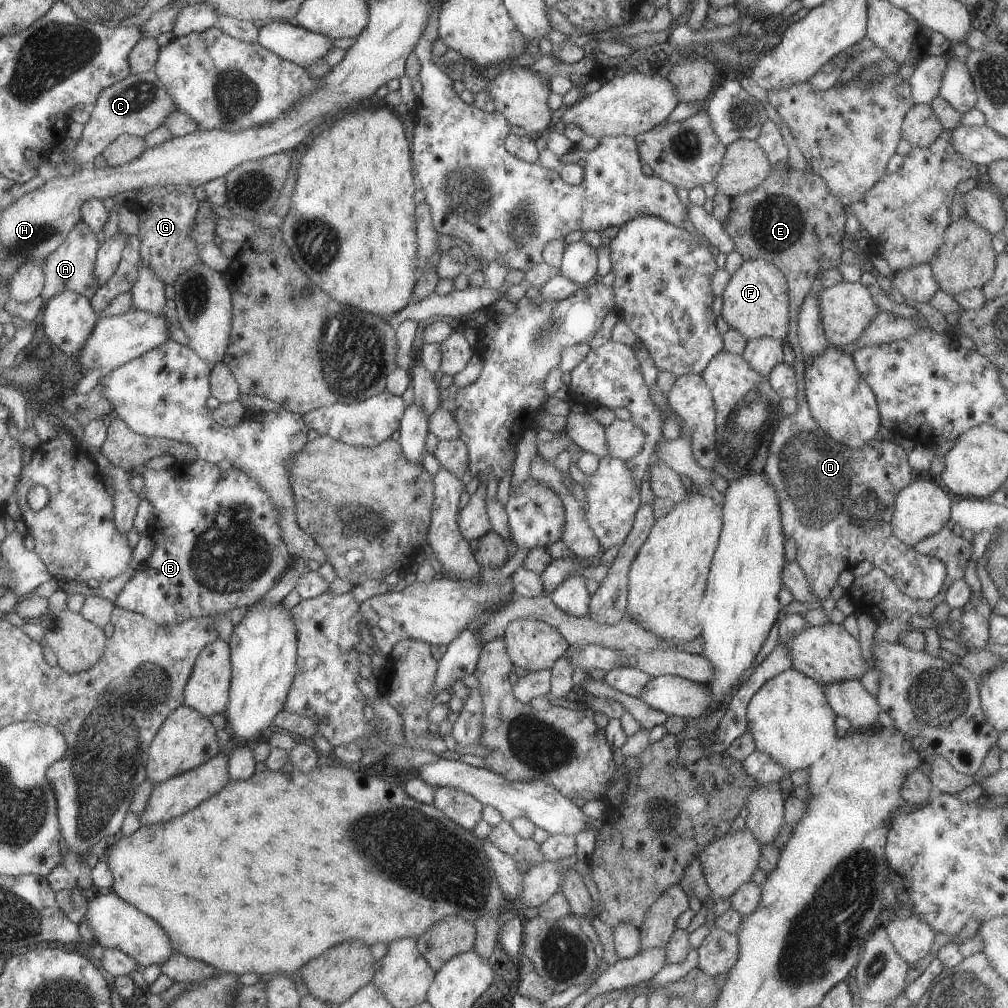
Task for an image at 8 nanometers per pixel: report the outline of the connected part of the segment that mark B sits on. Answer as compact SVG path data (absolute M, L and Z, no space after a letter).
M199 458L190 463L177 462L169 468L153 470L141 468L143 478L142 493L145 494L152 509L152 521L149 525L147 534L154 542L154 549L140 568L137 568L133 578L127 580L123 588L119 591L114 600L115 607L121 607L134 613L139 613L154 622L156 625L179 624L181 621L195 618L217 615L218 613L228 613L233 608L244 610L246 607L257 603L262 596L283 576L288 566L291 564L291 556L288 553L286 544L282 539L281 527L278 521L278 512L274 502L268 497L264 488L260 484L249 478L242 470L231 467L229 470L219 470L214 464L209 464Z

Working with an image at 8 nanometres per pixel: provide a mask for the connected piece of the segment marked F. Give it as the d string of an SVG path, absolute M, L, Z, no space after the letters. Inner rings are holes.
M763 259L743 261L730 275L721 295L722 318L729 328L738 330L747 341L759 337L771 337L781 342L785 340L787 322L790 318L788 286L781 271L773 264Z

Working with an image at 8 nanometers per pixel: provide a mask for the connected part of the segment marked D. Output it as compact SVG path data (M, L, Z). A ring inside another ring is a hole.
M798 401L797 412L785 415L773 429L763 472L779 499L782 533L796 544L796 563L803 570L810 589L818 600L830 597L831 587L843 570L851 570L862 560L880 568L912 602L923 602L941 590L946 570L936 558L918 553L901 542L891 530L891 517L896 494L915 476L903 449L879 437L862 447L842 445L826 435L811 416L807 401Z

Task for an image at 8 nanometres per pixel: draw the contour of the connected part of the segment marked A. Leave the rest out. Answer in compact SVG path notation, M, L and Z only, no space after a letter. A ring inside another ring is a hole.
M77 221L69 229L61 244L58 244L57 248L54 248L53 252L50 252L44 258L44 263L42 264L44 287L40 292L40 297L46 301L58 292L73 291L90 299L91 293L98 289L92 270L99 245L93 231L83 221Z

